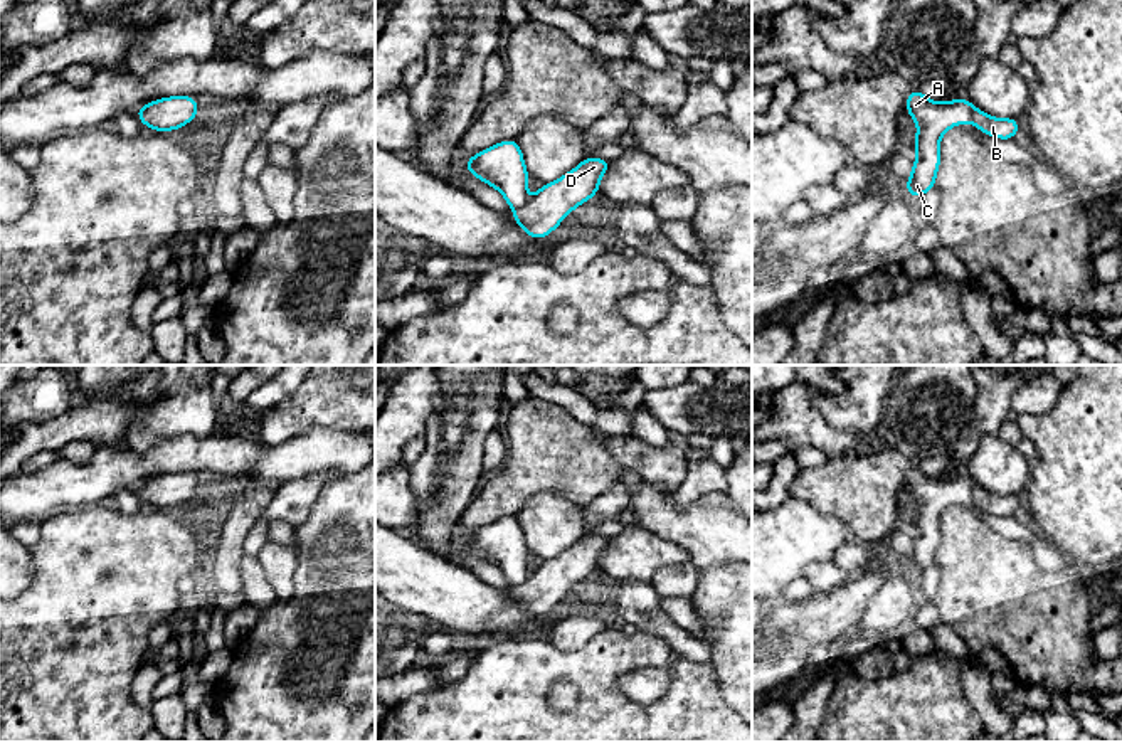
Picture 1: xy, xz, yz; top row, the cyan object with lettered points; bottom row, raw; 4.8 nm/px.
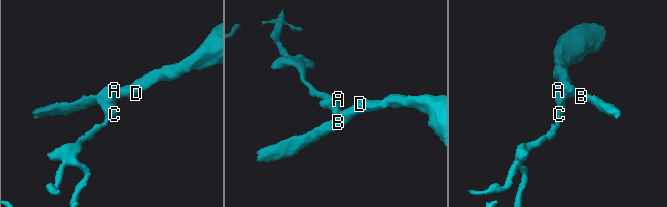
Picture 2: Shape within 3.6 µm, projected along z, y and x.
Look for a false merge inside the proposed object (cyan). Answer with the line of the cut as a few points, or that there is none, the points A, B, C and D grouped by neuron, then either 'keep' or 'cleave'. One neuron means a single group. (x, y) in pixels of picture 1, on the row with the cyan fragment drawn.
yz (973, 108), (969, 120) | A C / B D | cleave

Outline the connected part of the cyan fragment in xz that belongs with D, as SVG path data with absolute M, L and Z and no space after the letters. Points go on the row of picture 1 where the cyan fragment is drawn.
M585 156L580 165L562 178L543 185L533 199L513 214L513 222L532 239L548 236L577 205L599 193L599 180L611 160Z

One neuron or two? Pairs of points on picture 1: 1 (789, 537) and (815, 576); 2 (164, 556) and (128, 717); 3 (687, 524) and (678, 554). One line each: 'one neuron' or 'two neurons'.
1: two neurons
2: one neuron
3: two neurons

